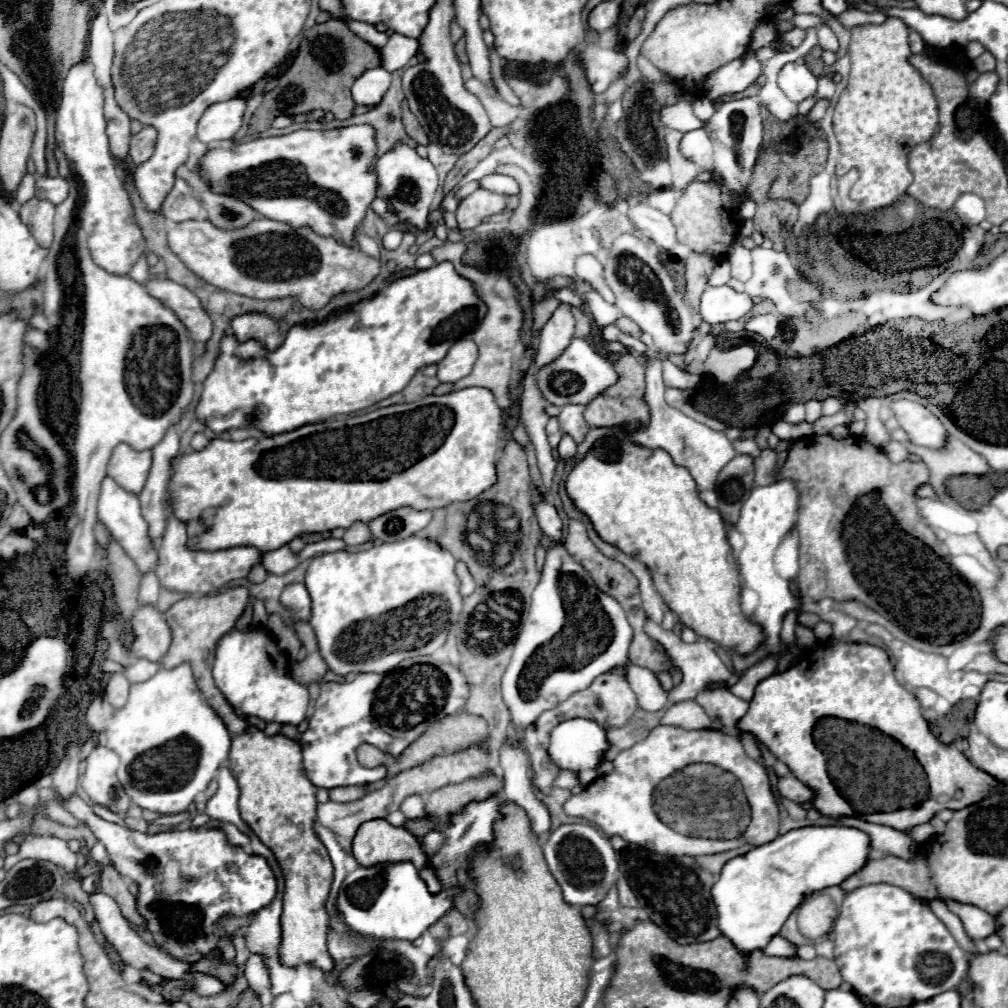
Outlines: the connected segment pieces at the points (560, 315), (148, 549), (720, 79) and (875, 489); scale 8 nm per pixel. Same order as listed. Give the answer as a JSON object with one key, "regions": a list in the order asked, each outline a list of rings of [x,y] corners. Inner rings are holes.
{"regions":[[[[562,302],[542,328],[540,348],[538,348],[538,356],[536,356],[538,368],[556,360],[564,352],[564,348],[574,338],[574,324],[576,324],[576,320],[572,314],[572,306]]],[[[110,476],[102,480],[102,490],[100,490],[100,500],[98,500],[98,520],[108,528],[112,538],[128,552],[128,556],[136,562],[142,574],[150,572],[152,566],[156,566],[158,556],[154,542],[148,538],[148,524],[140,514],[140,502],[138,496],[120,488]]],[[[748,50],[742,58],[728,62],[726,66],[708,76],[708,80],[704,82],[706,98],[714,100],[724,94],[742,92],[756,82],[760,72],[762,72],[762,62],[754,56],[752,50]]],[[[830,434],[824,436],[806,436],[794,442],[794,446],[790,446],[788,450],[788,458],[784,462],[784,466],[778,470],[778,474],[782,478],[792,478],[798,484],[798,492],[800,492],[800,508],[798,508],[798,522],[796,522],[796,530],[800,534],[800,574],[798,574],[798,582],[800,582],[800,592],[810,598],[810,600],[822,600],[822,598],[834,598],[834,600],[858,600],[866,606],[870,606],[872,610],[880,612],[884,618],[896,622],[898,626],[902,626],[910,636],[922,638],[930,644],[948,644],[954,640],[964,638],[966,634],[972,634],[978,628],[980,622],[980,596],[978,590],[974,586],[970,586],[968,582],[964,582],[956,570],[952,570],[944,556],[940,552],[934,552],[938,546],[938,540],[934,536],[934,532],[922,522],[916,504],[914,504],[914,492],[920,484],[928,482],[928,468],[922,462],[912,462],[912,460],[904,460],[904,462],[890,462],[888,456],[872,446],[870,442],[866,442],[860,436],[848,436],[842,440],[832,438]]]]}

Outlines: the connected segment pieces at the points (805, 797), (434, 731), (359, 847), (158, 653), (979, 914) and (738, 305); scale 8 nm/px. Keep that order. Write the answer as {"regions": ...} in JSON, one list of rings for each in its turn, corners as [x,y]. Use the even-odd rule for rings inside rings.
{"regions":[[[[792,774],[778,780],[778,794],[780,794],[782,798],[794,800],[794,802],[798,802],[798,804],[810,802],[810,800],[814,798],[812,790],[810,790],[808,786],[804,786],[800,780],[796,780]]],[[[460,712],[456,716],[444,716],[444,720],[436,720],[436,724],[432,724],[432,728],[428,728],[428,732],[424,732],[424,736],[420,736],[420,740],[414,740],[398,758],[394,756],[388,756],[386,752],[378,750],[376,746],[370,746],[370,744],[362,744],[358,748],[358,760],[366,766],[366,768],[374,768],[374,766],[384,766],[386,768],[387,776],[384,781],[396,776],[397,774],[404,772],[404,770],[410,770],[414,766],[420,766],[424,762],[428,762],[430,758],[434,756],[446,756],[446,754],[456,754],[472,744],[478,744],[482,738],[482,742],[486,742],[488,738],[488,724],[482,716],[474,716],[474,714],[466,714],[466,712]]],[[[368,820],[368,822],[360,824],[360,828],[356,832],[356,840],[352,840],[352,856],[356,858],[356,862],[360,866],[364,866],[364,860],[368,860],[366,866],[380,864],[380,862],[394,864],[396,860],[412,860],[412,864],[416,864],[416,868],[420,868],[420,878],[428,884],[428,890],[432,894],[440,892],[440,880],[436,880],[436,872],[432,872],[432,868],[428,868],[428,856],[424,856],[424,852],[420,852],[420,840],[416,836],[412,836],[406,828],[392,826],[388,820]]],[[[142,606],[134,612],[130,624],[136,638],[128,648],[130,656],[160,662],[170,646],[170,628],[164,614],[154,606]]],[[[944,900],[944,902],[948,906],[948,910],[954,912],[962,920],[964,930],[972,940],[986,938],[996,930],[994,916],[988,916],[988,912],[984,912],[984,910],[976,908],[976,906],[970,906],[970,904],[954,902],[954,900]]],[[[708,286],[700,298],[700,318],[708,324],[720,324],[742,318],[752,308],[748,294],[740,294],[730,286]]]]}

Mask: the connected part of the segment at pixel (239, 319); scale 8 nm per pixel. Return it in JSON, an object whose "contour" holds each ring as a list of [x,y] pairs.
{"contour":[[[246,312],[232,318],[232,334],[246,342],[250,338],[256,338],[266,348],[274,350],[280,344],[280,328],[278,322],[272,316],[264,316],[262,312]]]}

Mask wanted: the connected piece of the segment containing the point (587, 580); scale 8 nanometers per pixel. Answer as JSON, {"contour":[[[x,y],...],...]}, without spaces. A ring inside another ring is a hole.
{"contour":[[[536,496],[534,498],[534,510],[536,510],[538,524],[540,524],[542,532],[554,542],[554,546],[550,546],[546,550],[542,576],[540,576],[538,586],[532,592],[532,606],[528,612],[528,618],[522,624],[524,628],[520,630],[520,636],[516,640],[512,662],[508,664],[504,678],[502,678],[504,702],[512,714],[512,722],[514,722],[518,732],[524,732],[526,726],[534,724],[536,718],[544,710],[550,710],[556,704],[570,698],[572,694],[588,688],[596,676],[612,670],[614,666],[624,666],[632,680],[638,678],[636,676],[638,672],[634,672],[638,668],[630,666],[630,660],[626,654],[630,638],[632,638],[632,626],[626,620],[622,606],[612,596],[600,592],[596,588],[592,576],[588,576],[588,570],[582,564],[576,564],[576,560],[572,560],[572,556],[568,556],[568,550],[562,544],[562,538],[564,538],[562,520],[560,520],[556,508],[550,506],[548,502],[544,502],[542,496]]]}

